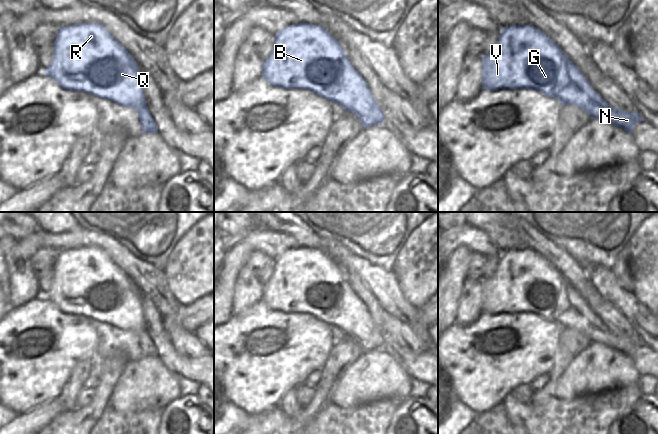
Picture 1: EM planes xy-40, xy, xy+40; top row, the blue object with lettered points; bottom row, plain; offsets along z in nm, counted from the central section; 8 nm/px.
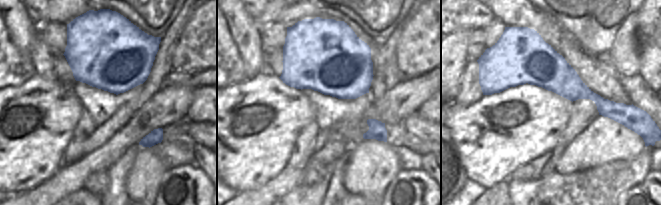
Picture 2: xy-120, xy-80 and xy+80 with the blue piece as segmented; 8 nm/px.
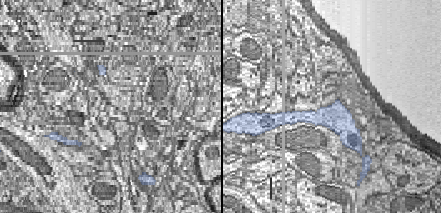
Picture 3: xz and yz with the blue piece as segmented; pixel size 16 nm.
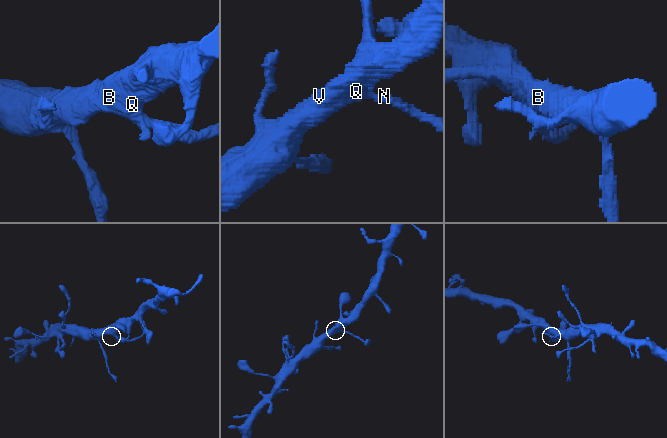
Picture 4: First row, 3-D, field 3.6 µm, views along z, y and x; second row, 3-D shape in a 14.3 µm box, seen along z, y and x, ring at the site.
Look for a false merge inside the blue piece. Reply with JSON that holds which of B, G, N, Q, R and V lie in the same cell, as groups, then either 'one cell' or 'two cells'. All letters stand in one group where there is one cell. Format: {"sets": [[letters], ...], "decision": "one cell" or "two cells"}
{"sets": [["B", "G", "N", "Q", "R", "V"]], "decision": "one cell"}

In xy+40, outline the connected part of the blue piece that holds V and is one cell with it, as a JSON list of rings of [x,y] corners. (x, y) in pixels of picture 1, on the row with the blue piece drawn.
[[[533,25],[502,27],[496,48],[489,55],[482,55],[482,89],[535,89],[557,99],[562,105],[575,105],[592,119],[601,119],[632,134],[634,126],[643,121],[636,111],[629,113],[615,109],[597,93],[579,68],[562,49]]]

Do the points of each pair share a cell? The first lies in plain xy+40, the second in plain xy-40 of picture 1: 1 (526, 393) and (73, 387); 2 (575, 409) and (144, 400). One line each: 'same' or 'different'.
1: different
2: different

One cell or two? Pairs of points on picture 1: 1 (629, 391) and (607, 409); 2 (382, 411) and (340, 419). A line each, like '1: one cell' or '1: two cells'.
1: one cell
2: one cell

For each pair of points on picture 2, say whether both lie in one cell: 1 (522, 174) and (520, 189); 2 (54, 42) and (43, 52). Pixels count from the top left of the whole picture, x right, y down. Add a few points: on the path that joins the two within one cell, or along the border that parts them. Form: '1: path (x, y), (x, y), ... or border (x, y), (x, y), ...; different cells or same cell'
1: border (509, 178), (520, 180), (534, 179); different cells
2: border (37, 28), (39, 37), (53, 52); different cells

